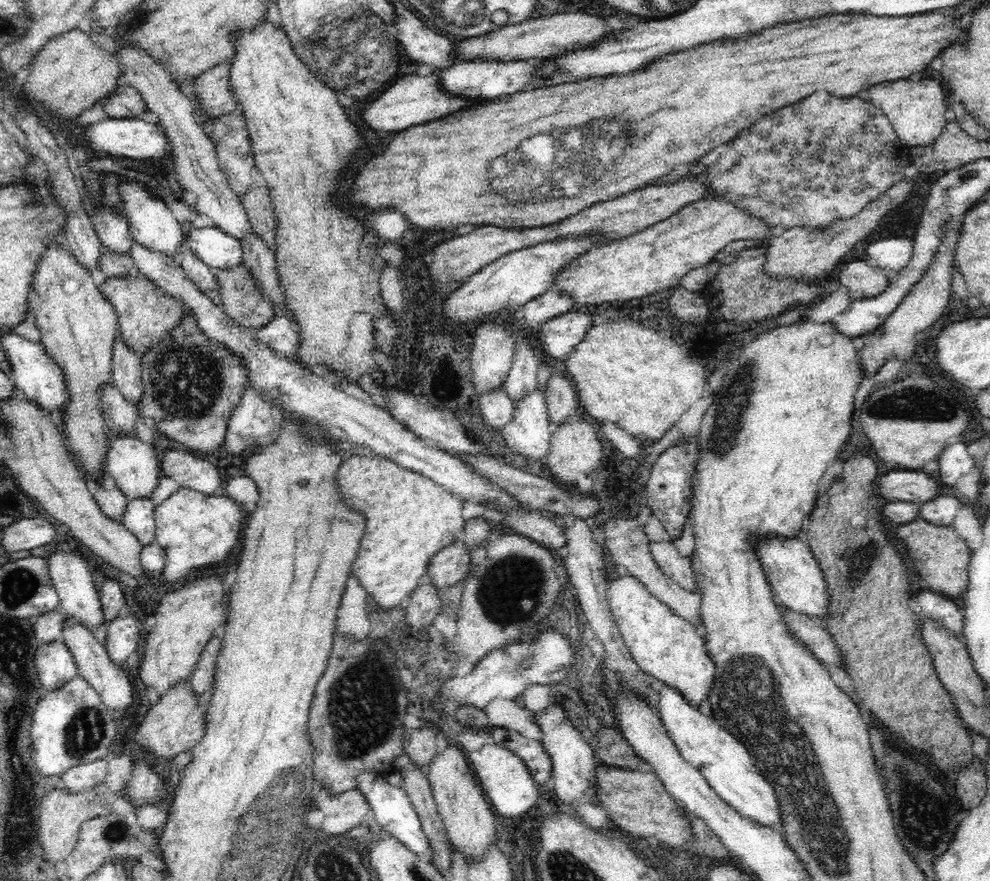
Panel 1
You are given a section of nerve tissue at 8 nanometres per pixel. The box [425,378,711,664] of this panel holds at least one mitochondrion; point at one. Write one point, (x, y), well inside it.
(508, 592)

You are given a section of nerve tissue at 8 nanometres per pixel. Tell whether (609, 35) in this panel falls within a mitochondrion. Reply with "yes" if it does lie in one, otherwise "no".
no

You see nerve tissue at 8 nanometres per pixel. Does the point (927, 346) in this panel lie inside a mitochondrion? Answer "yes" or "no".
no

